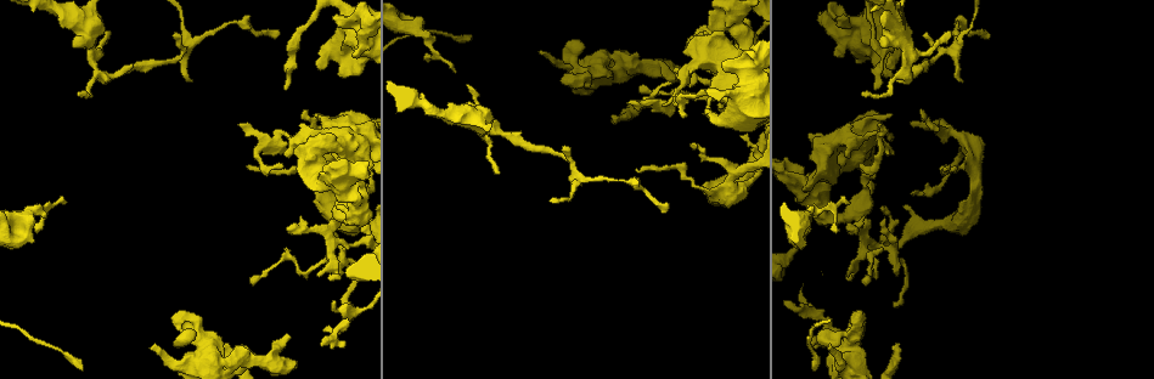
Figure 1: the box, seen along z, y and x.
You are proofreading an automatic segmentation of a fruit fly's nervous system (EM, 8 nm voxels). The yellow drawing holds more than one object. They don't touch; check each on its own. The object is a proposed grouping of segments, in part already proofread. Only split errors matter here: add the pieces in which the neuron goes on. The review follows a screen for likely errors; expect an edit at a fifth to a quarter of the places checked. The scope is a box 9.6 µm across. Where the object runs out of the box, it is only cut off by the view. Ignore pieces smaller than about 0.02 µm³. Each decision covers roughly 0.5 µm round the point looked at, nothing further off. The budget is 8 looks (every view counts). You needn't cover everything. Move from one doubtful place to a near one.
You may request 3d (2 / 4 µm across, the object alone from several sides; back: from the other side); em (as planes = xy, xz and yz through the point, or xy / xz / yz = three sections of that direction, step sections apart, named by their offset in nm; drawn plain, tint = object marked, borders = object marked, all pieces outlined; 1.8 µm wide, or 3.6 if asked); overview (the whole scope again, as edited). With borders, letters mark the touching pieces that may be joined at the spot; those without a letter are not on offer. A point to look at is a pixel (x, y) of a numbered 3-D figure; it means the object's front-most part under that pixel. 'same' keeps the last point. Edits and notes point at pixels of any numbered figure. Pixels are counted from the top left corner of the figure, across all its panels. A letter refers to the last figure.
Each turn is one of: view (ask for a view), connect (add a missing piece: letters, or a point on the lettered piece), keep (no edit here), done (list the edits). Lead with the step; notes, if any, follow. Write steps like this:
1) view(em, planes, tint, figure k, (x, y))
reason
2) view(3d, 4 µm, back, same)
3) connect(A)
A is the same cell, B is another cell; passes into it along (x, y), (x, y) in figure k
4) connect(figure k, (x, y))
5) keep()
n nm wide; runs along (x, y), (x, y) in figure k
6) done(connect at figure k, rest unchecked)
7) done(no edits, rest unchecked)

view(3d, 2 µm, figure 1, (749, 41))
sharp bend

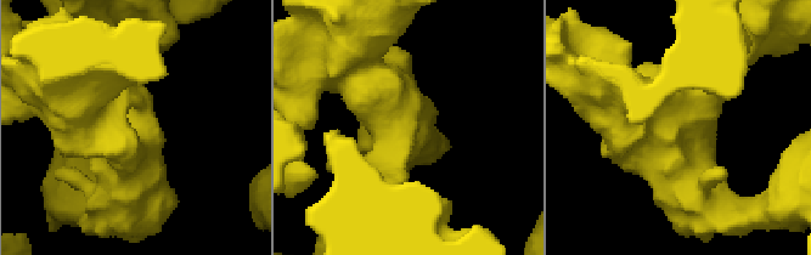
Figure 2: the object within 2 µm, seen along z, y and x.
view(em, planes, plain, figure 2, (672, 127))
arms of 240, 300 nm

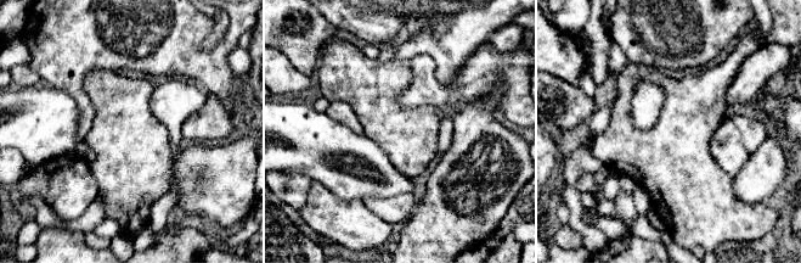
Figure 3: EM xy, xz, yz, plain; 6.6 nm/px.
view(em, planes, borders, same)

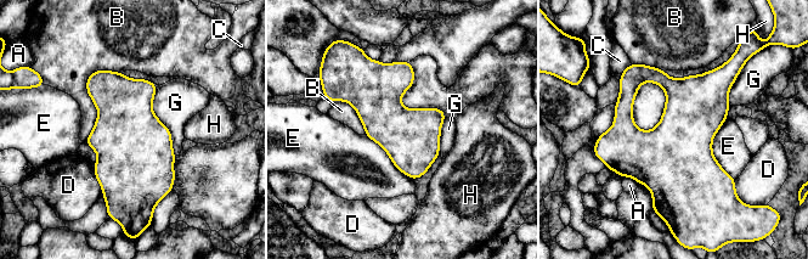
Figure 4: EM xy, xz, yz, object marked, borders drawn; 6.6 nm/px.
keep()
380 nm wide; B touches over 500 nm; A, B, C, D, E, G and H are other cells; none of them fits

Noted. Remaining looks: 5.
view(em, 3.6 µm, yz, step 8, borders, figure 1, (603, 50))
an open end

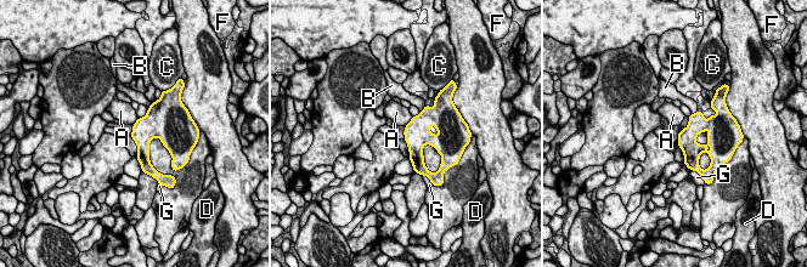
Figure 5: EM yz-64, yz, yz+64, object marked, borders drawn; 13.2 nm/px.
keep()
G touches over 260 nm; A, B, C, D, F and G are other cells; no lettered piece goes on from it

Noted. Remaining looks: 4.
view(3d, 2 µm, figure 1, (800, 246))

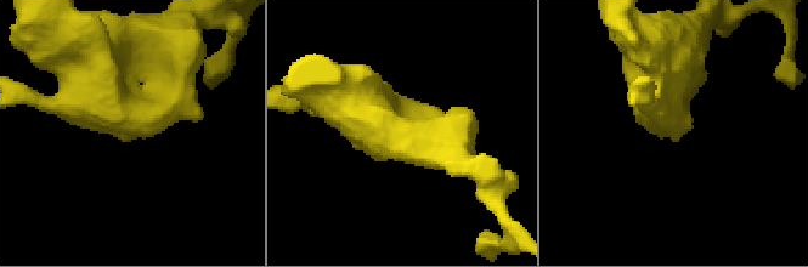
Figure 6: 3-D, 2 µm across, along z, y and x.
view(em, 3.6 µm, planes, plain, figure 6, (666, 134))

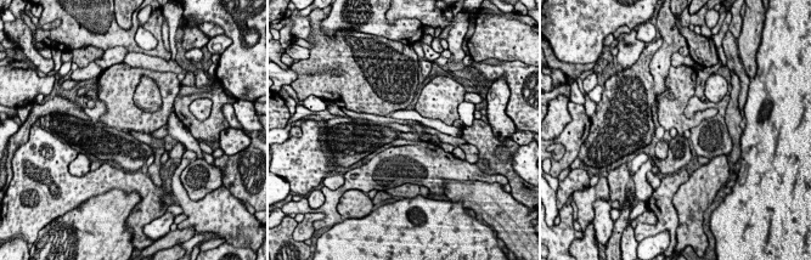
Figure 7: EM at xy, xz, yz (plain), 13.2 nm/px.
view(em, 3.6 µm, planes, borders, same)

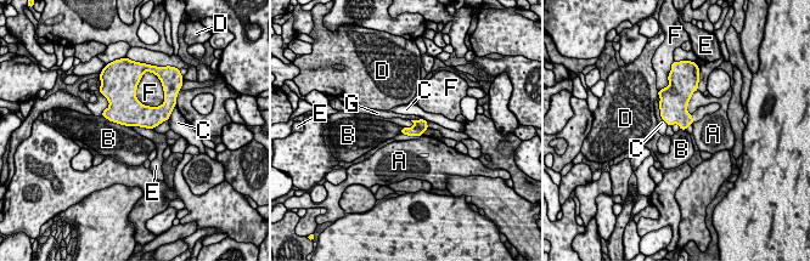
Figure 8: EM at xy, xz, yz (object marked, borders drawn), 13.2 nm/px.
keep()
A, B, C, D, E, F and G are other cells; border along (129, 125), (152, 129) in figure 8; no lettered piece goes on from it

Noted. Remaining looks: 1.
done(no edits, rest unchecked)

